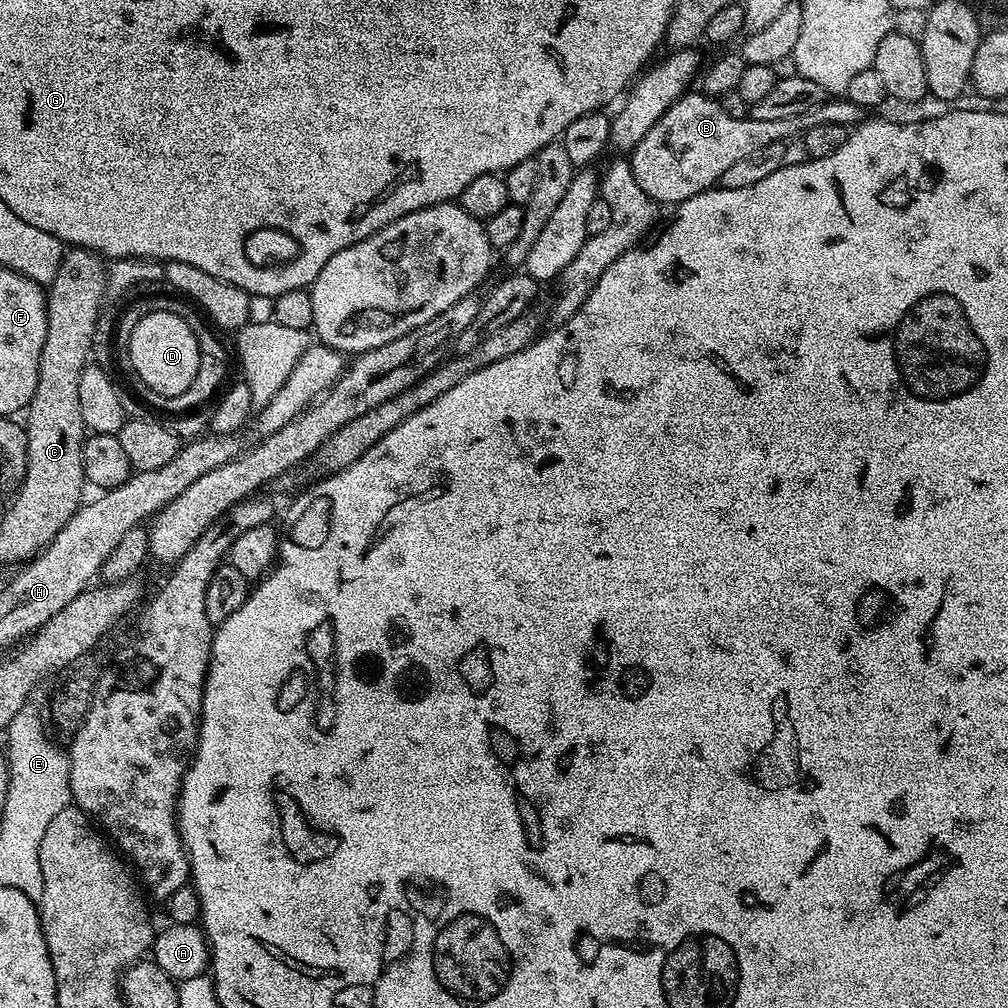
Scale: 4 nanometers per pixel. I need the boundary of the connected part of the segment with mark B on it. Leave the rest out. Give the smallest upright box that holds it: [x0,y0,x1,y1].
[632,90,862,206]

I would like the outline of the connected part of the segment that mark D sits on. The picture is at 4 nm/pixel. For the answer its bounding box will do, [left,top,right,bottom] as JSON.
[129,312,202,396]

